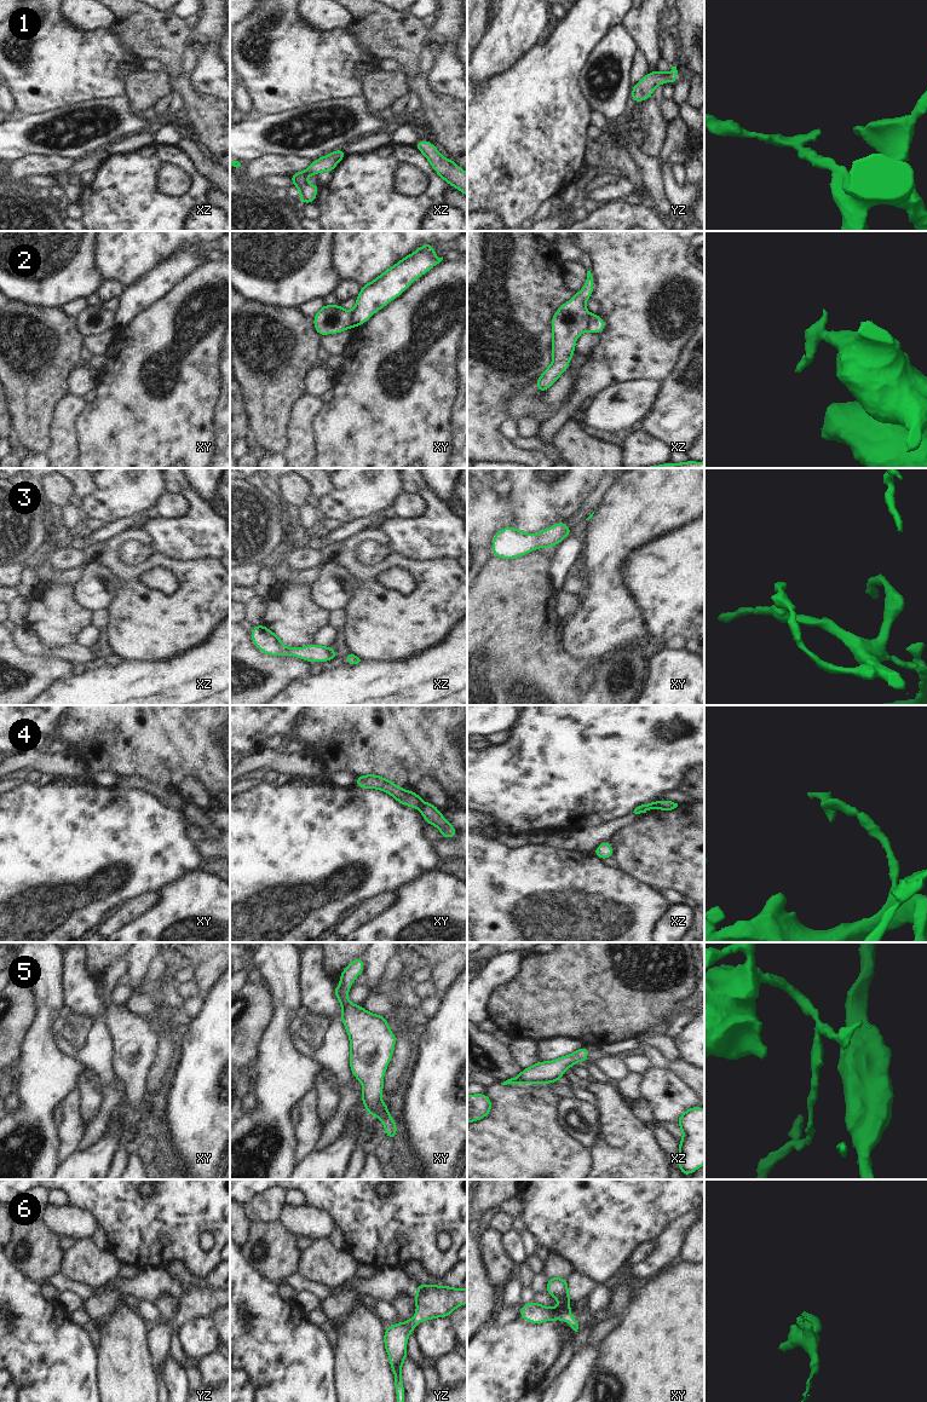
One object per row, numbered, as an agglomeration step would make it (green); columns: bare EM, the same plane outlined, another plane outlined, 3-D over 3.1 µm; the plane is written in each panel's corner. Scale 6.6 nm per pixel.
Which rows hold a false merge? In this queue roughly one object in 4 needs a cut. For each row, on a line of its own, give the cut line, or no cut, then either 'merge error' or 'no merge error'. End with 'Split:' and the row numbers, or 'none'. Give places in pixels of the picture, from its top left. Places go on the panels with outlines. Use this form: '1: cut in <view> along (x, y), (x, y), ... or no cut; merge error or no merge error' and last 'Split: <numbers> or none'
1: no cut; no merge error
2: cut in xz along (592, 315), (587, 329); merge error
3: no cut; no merge error
4: cut in xz along (656, 802), (654, 807); merge error
5: no cut; no merge error
6: no cut; no merge error
Split: 2, 4

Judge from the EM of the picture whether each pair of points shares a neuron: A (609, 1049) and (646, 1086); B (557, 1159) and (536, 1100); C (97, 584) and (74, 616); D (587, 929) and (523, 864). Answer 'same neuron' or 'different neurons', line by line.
A: different neurons
B: same neuron
C: different neurons
D: same neuron

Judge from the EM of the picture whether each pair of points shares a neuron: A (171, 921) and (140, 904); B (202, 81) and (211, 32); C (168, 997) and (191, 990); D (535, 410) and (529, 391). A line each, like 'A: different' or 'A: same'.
A: different
B: same
C: different
D: same

